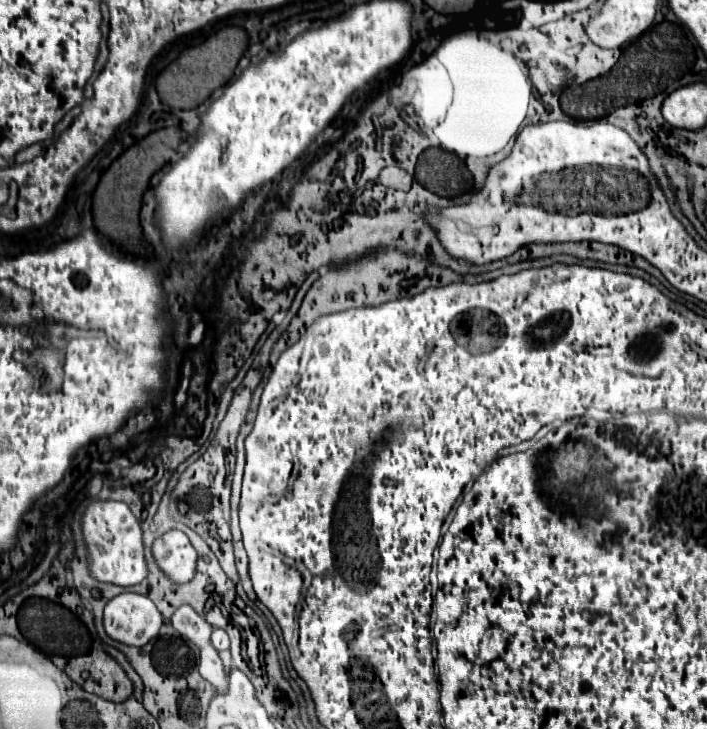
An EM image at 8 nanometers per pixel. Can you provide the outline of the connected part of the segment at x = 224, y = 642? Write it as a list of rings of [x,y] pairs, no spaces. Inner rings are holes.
[[[215,629],[215,631],[213,631],[211,641],[213,641],[215,649],[219,649],[219,651],[229,649],[229,635],[227,635],[227,631],[225,631],[225,629]]]

